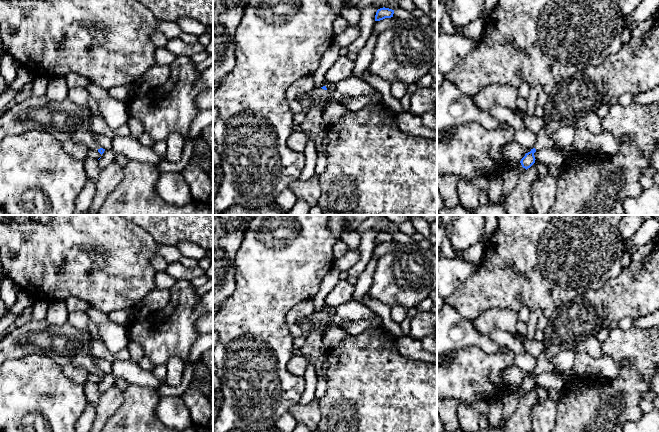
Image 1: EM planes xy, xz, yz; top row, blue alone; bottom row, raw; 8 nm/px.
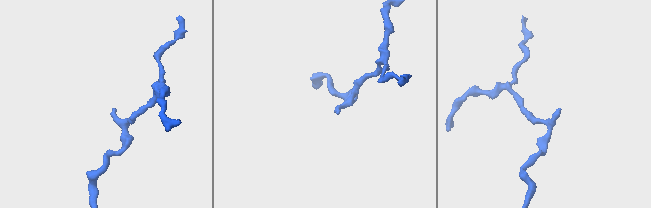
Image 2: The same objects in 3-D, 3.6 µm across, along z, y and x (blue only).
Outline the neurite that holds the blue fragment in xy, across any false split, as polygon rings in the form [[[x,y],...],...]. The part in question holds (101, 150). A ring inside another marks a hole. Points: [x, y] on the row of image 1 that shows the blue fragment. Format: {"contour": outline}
{"contour": [[[46,95],[30,96],[0,114],[0,141],[8,136],[37,129],[47,131],[62,143],[81,143],[102,155],[105,149],[99,146],[97,134],[90,128],[92,116],[90,110],[69,98],[56,102]]]}

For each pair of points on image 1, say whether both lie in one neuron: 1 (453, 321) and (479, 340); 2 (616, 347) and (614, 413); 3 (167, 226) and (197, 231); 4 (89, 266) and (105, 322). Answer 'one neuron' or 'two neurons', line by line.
1: one neuron
2: one neuron
3: one neuron
4: two neurons

